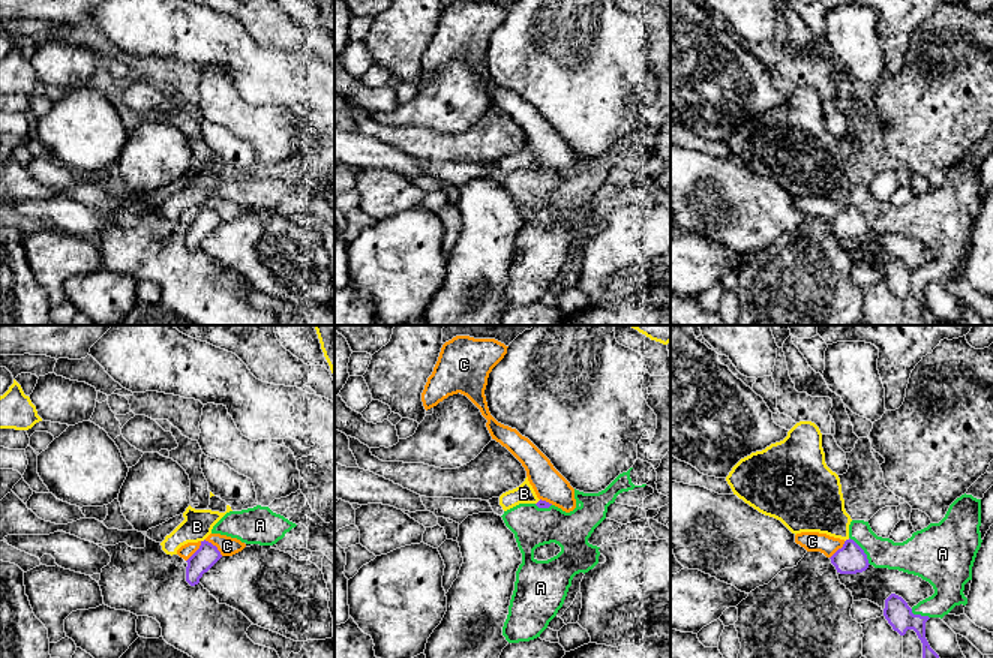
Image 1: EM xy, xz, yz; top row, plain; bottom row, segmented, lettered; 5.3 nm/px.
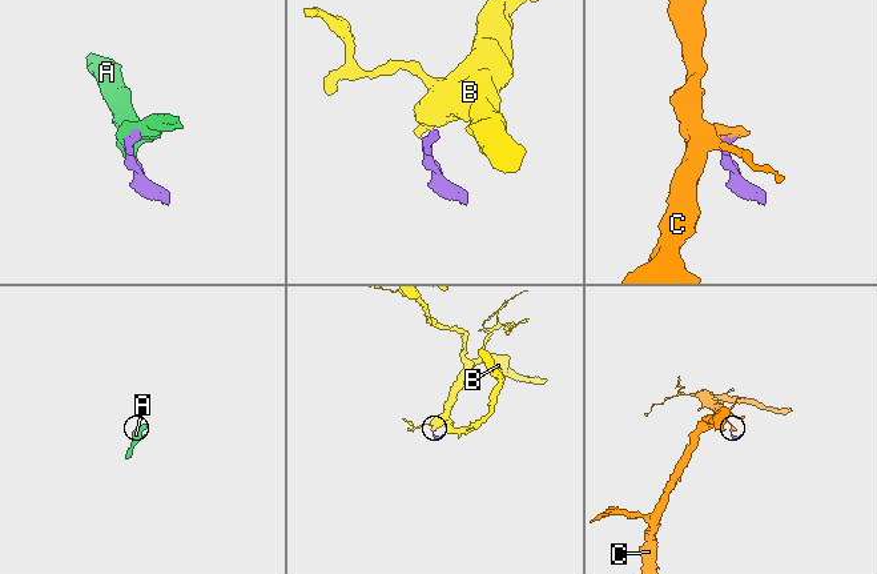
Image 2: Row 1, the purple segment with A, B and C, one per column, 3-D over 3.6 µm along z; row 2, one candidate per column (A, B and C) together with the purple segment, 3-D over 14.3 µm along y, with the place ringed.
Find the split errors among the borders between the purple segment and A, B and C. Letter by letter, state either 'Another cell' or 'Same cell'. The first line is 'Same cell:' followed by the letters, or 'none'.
Same cell: A
A: Same cell
B: Another cell
C: Another cell

